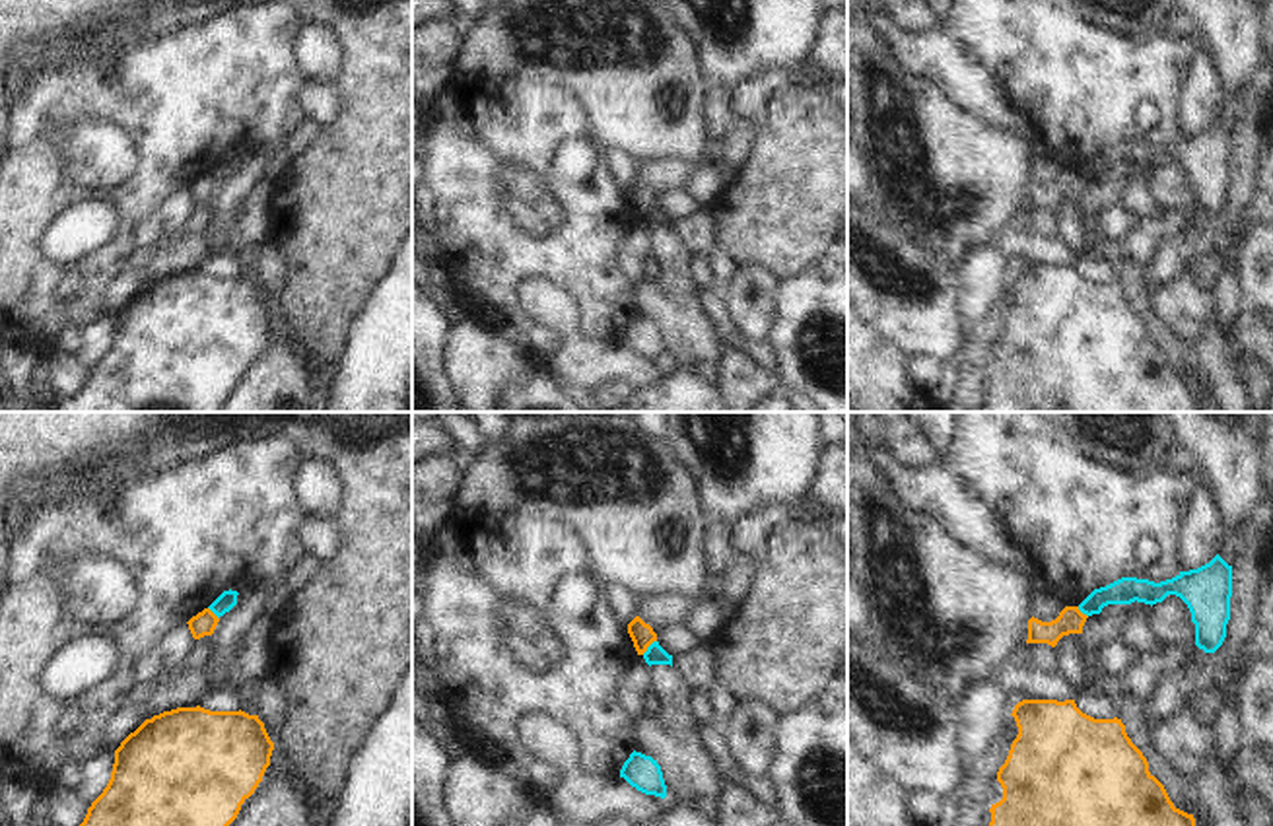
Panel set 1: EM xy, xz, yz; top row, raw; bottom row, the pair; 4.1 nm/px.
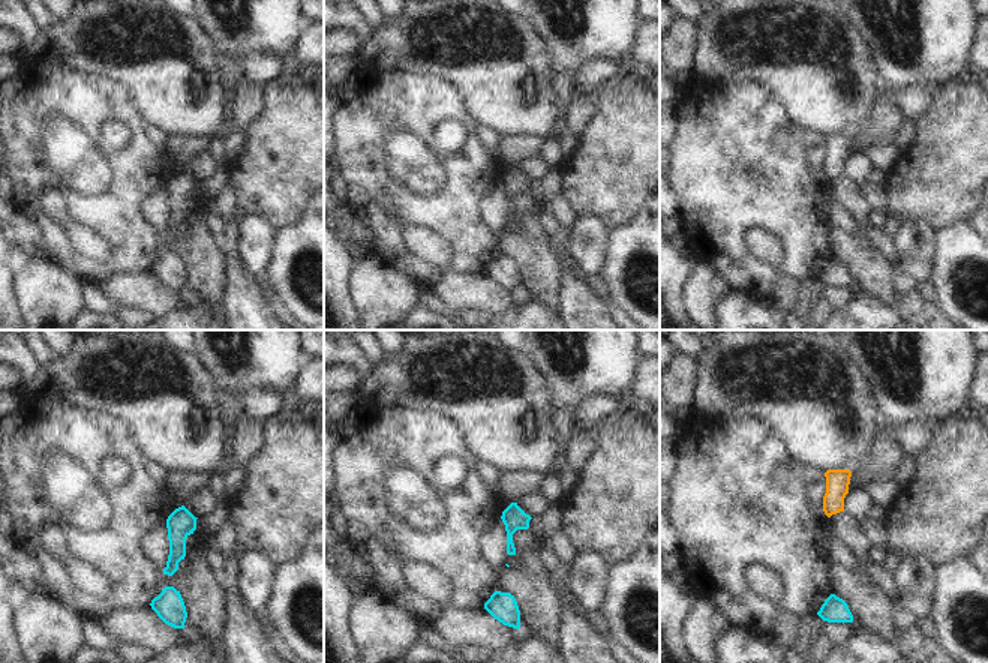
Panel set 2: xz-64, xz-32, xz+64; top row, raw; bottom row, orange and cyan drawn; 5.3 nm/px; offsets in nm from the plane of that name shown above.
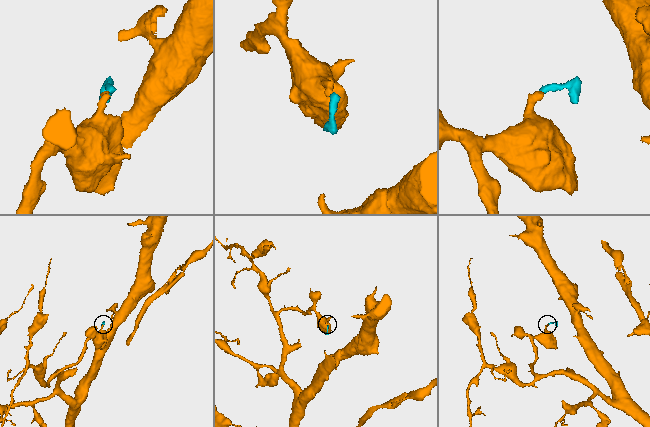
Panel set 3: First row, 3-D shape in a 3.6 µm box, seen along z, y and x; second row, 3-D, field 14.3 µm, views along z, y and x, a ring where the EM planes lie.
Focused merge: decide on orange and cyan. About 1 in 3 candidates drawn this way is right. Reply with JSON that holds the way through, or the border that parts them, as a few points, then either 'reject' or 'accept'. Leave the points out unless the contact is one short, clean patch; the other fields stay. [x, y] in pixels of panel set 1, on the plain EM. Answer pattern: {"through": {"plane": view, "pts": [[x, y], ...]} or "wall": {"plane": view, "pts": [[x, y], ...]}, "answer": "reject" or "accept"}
{"wall": {"plane": "xz", "pts": [[655, 205], [642, 218]]}, "answer": "reject"}

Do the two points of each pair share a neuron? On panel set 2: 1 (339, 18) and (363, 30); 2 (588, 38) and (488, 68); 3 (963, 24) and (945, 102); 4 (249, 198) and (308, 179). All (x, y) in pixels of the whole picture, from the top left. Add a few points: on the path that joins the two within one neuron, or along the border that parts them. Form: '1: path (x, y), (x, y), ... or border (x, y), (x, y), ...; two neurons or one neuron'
1: path (345, 18), (357, 26); one neuron
2: border (528, 20), (544, 44), (553, 72); two neurons
3: border (969, 75), (940, 83), (931, 92); two neurons
4: path (264, 185), (270, 179), (293, 179); one neuron

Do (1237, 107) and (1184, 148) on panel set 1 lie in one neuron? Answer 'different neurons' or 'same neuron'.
same neuron

